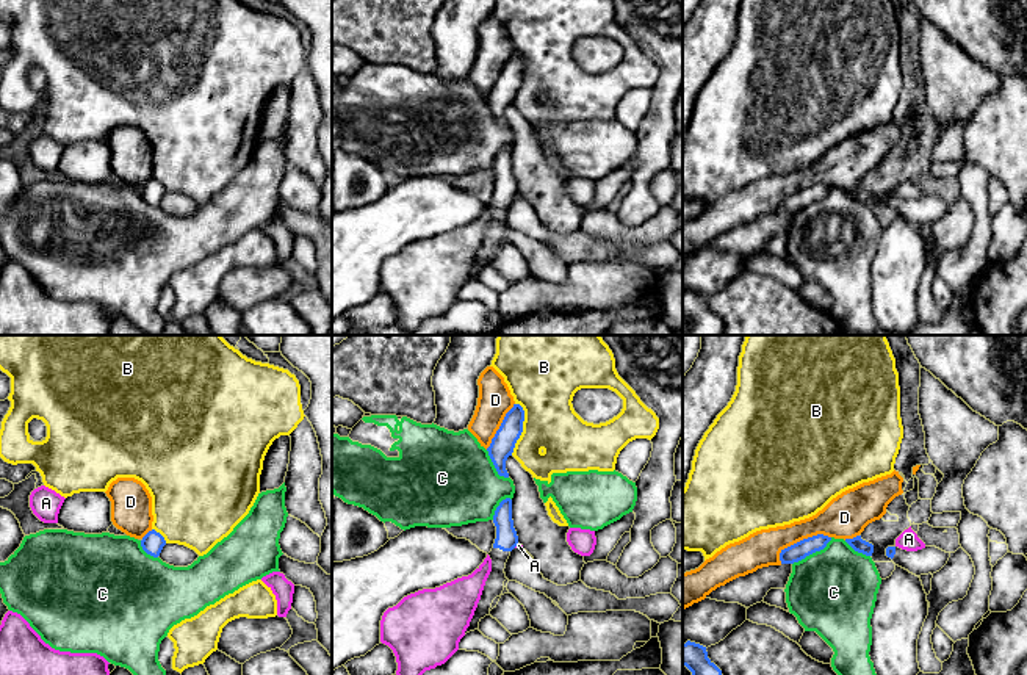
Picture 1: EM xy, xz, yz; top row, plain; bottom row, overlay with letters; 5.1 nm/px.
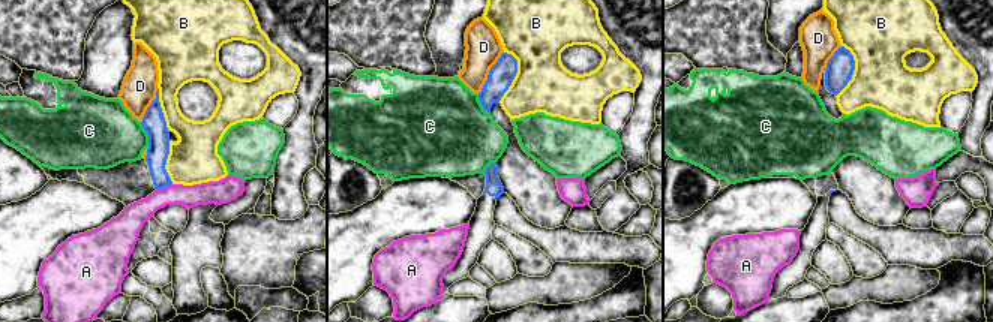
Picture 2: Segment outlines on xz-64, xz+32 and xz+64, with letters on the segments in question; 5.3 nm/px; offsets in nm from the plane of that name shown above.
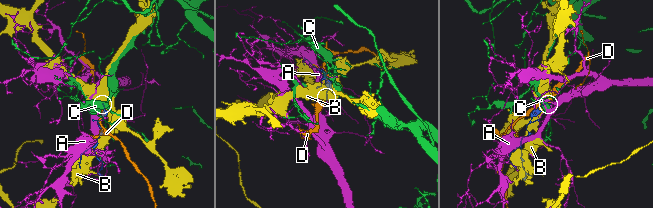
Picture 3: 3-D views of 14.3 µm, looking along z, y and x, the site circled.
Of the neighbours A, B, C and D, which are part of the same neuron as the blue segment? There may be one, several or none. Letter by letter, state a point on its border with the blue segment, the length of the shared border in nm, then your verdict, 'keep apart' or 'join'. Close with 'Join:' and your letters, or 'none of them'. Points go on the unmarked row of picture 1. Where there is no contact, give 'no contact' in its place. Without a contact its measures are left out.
A: contact xz (515, 194); length 40 nm; keep apart
B: contact xz (522, 79); length 280 nm; keep apart
C: contact yz (813, 201); length 240 nm; keep apart
D: contact yz (803, 188); length 300 nm; keep apart
Join: none of them

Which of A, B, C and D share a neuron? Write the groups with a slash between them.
A / B / C / D

